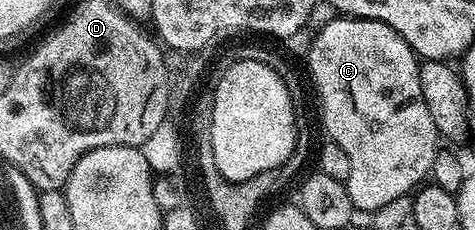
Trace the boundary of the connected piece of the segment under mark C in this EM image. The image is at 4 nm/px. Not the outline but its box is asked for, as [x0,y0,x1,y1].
[307,19,441,214]

